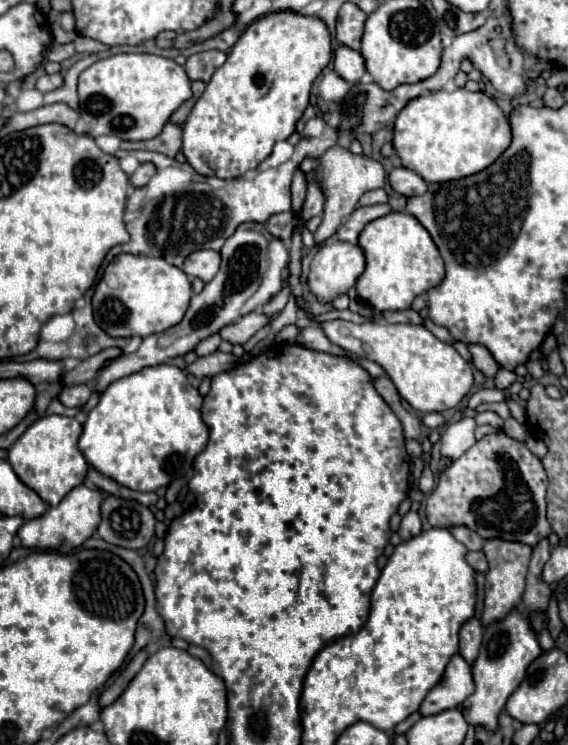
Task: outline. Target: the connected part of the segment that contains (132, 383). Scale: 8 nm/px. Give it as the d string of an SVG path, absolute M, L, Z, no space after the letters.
M166 363L146 367L134 375L114 381L100 395L98 405L88 413L78 447L84 453L86 461L102 475L112 477L120 485L126 485L134 491L156 491L158 487L168 485L176 477L190 475L196 455L206 447L208 427L202 421L200 407L202 397L198 389L188 383L182 369Z

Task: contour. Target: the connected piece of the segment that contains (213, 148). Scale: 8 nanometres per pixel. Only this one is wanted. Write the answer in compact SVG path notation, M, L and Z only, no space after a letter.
M292 11L270 13L252 23L228 53L226 63L212 75L206 91L184 123L182 153L196 173L206 177L236 179L256 169L270 153L276 141L288 139L296 121L310 103L310 89L320 71L330 63L332 47L326 23L316 17L302 17Z

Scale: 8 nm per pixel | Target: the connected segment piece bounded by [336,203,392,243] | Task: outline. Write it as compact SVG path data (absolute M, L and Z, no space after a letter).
M380 203L380 205L370 205L370 207L358 207L348 219L344 219L344 223L340 225L336 237L340 241L348 241L348 243L356 243L358 241L358 235L362 233L362 229L378 219L378 217L384 217L392 211L392 207L388 203Z

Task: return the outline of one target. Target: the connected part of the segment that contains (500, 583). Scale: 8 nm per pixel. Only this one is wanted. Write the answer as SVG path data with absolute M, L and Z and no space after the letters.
M488 539L484 543L484 553L488 557L490 571L486 575L486 587L484 587L486 599L484 599L482 623L488 625L488 623L498 621L504 615L508 615L508 611L522 601L528 563L530 563L530 557L532 557L532 547L528 547L524 543L508 543L508 541L502 541L502 539Z

